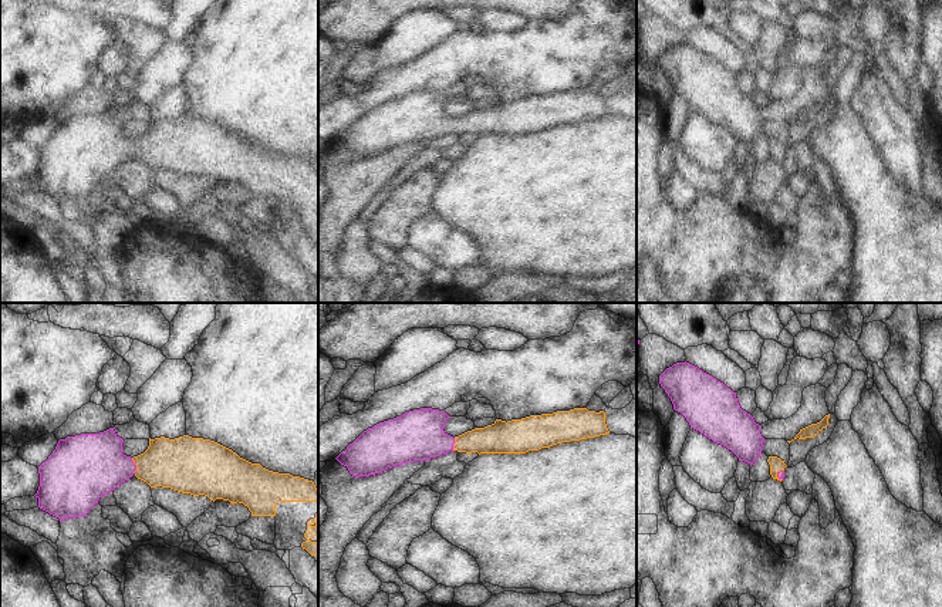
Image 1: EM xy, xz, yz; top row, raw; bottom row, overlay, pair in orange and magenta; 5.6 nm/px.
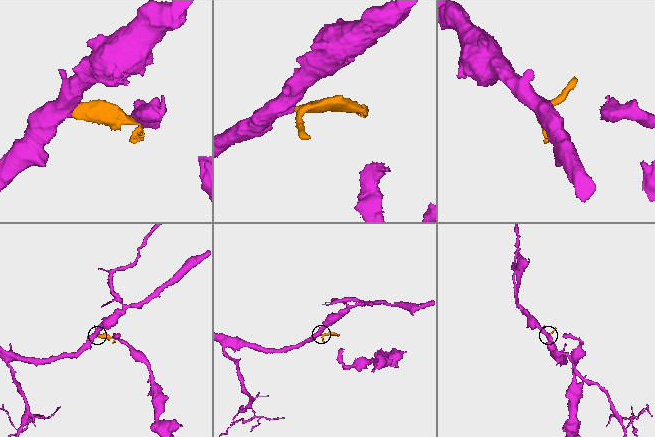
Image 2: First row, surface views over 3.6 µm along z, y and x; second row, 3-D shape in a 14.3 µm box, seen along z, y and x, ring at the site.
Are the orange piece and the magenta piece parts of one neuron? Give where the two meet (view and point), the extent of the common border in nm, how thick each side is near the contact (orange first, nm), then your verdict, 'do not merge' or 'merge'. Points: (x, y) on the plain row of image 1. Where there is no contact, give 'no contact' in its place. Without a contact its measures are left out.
xy (135, 145) | 90 nm | 300/360 nm | merge

